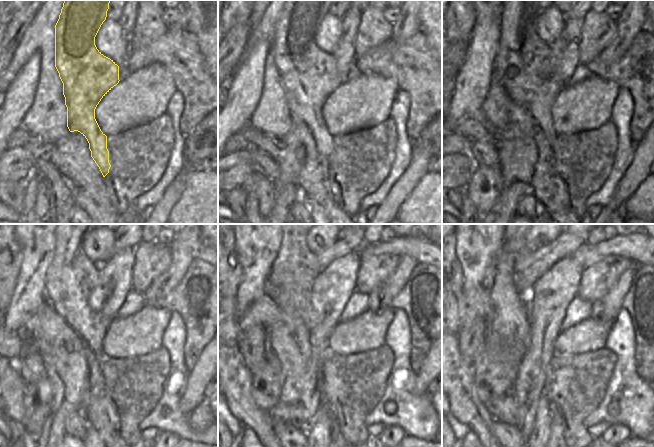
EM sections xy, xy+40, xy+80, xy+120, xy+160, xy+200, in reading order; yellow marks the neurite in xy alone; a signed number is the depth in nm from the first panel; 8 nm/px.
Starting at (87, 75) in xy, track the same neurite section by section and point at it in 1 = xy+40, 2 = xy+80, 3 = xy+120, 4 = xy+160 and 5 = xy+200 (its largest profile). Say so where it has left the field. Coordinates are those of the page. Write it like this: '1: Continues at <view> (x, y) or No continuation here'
1: Continues at xy+40 (308, 74)
2: Continues at xy+80 (524, 64)
3: Continues at xy+120 (71, 276)
4: Continues at xy+160 (295, 268)
5: Continues at xy+200 (517, 244).

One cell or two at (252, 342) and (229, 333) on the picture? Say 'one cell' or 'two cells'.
two cells

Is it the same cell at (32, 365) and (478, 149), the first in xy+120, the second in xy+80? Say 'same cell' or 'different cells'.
same cell

